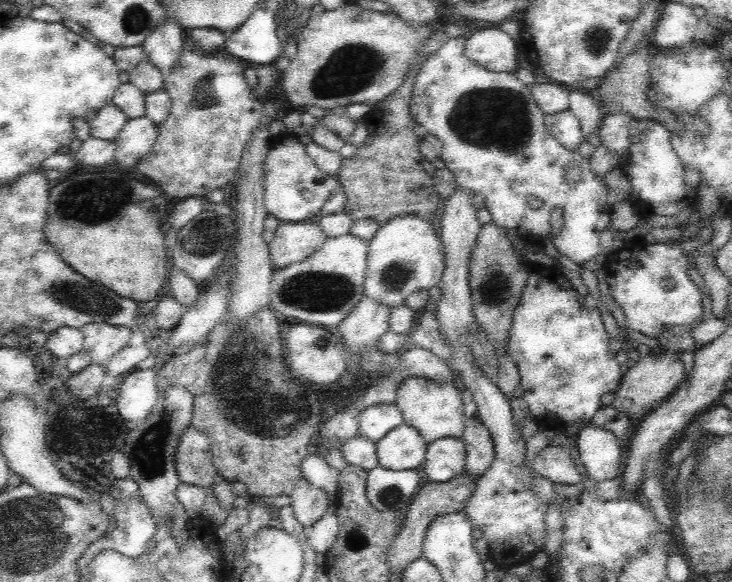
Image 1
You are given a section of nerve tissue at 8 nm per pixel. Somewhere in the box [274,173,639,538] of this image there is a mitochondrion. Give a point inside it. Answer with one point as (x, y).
(312, 291)

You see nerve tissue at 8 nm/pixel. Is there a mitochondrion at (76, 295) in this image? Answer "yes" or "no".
yes

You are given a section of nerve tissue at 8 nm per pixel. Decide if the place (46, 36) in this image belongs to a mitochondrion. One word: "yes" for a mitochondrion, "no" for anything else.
no

